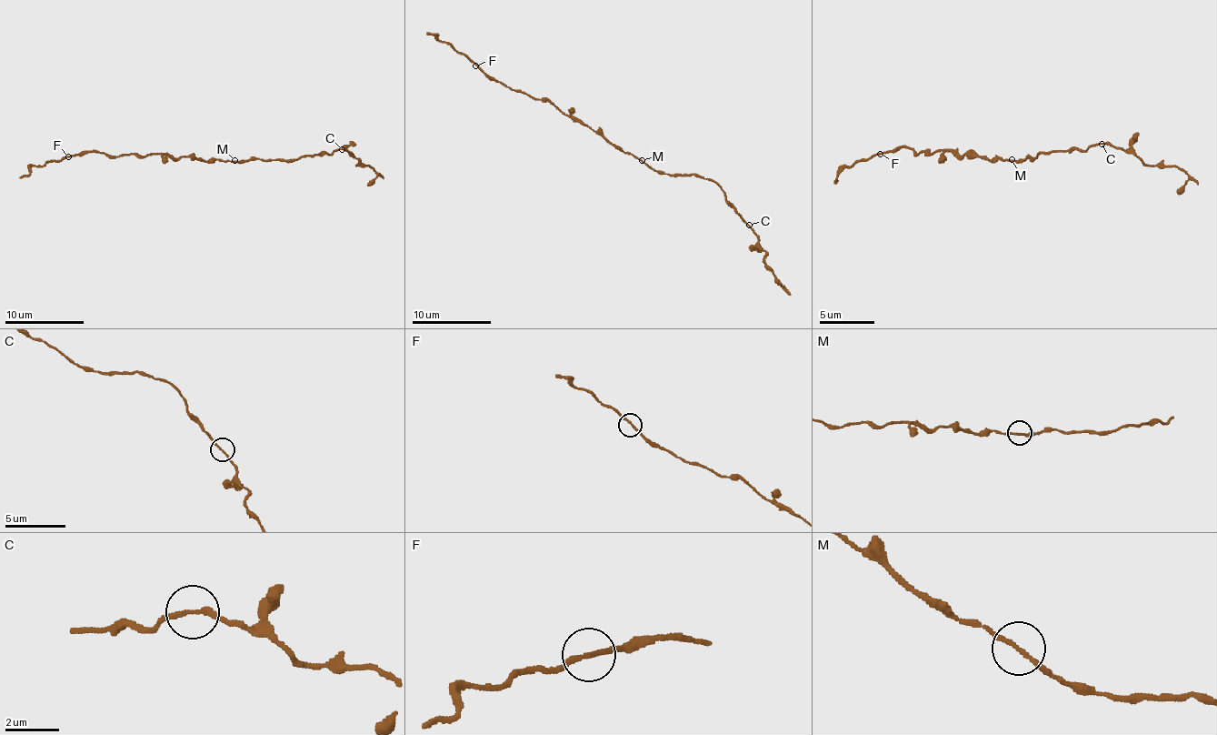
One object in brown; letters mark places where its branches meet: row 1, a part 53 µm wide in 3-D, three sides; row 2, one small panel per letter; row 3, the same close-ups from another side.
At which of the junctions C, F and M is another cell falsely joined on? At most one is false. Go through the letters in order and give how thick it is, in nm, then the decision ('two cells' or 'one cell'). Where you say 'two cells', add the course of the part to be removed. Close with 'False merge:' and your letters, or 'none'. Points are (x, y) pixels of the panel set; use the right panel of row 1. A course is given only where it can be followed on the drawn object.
C: calibre 150 nm; one cell
F: calibre 160 nm; one cell
M: calibre 150 nm; one cell
False merge: none

